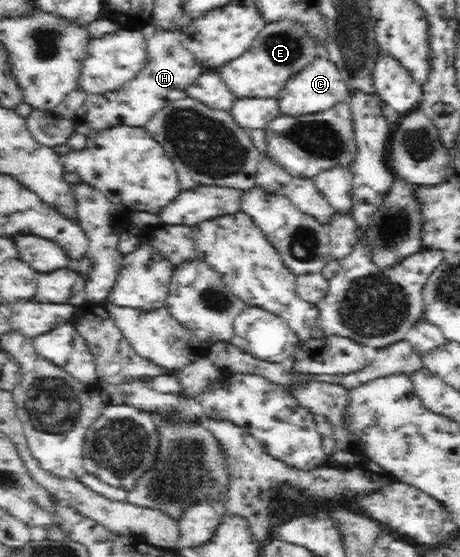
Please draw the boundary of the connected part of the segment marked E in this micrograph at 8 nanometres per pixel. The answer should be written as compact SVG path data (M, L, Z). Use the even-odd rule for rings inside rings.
M281 18L266 22L253 40L251 47L239 57L217 68L223 81L233 90L237 99L242 97L277 97L288 79L305 69L319 57L325 57L323 43L319 43L301 20Z

